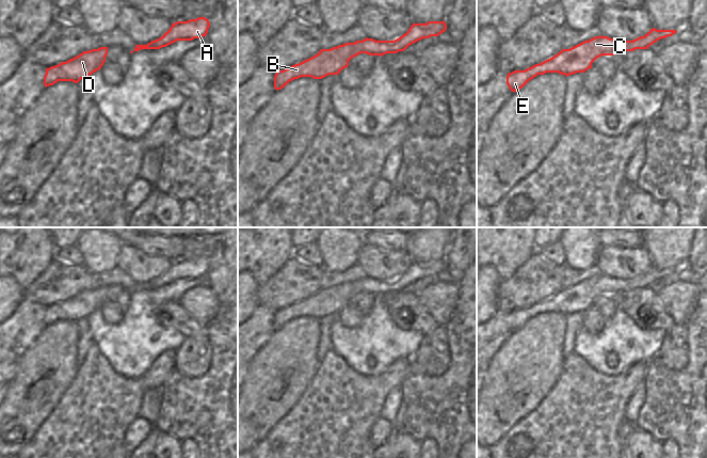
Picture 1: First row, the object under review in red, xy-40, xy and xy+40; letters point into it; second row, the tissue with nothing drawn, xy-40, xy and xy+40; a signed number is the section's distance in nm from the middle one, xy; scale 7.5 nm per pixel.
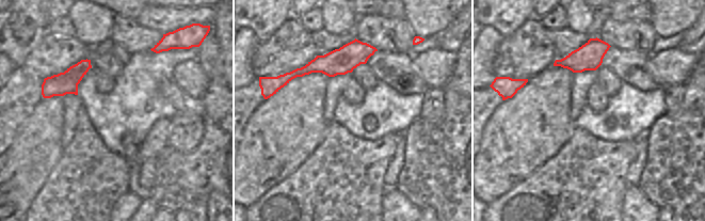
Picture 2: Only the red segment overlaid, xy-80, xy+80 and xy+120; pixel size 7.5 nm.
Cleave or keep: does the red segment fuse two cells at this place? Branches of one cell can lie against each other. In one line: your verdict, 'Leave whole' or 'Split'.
Leave whole.

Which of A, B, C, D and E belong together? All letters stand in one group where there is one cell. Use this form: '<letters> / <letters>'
A B C D E

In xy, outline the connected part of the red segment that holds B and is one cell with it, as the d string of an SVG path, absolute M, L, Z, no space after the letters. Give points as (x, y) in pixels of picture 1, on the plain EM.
M445 260L413 263L408 270L395 280L375 280L365 278L354 282L346 282L331 288L321 288L316 295L294 303L284 310L276 310L274 328L282 329L290 320L301 316L322 318L328 314L338 314L349 305L349 300L360 294L384 295L404 290L409 284L431 275L438 275L447 269Z

